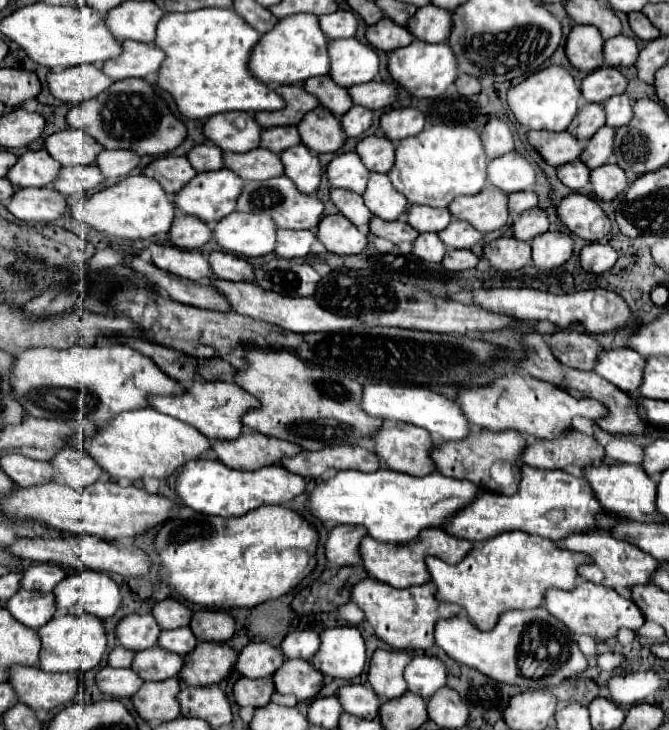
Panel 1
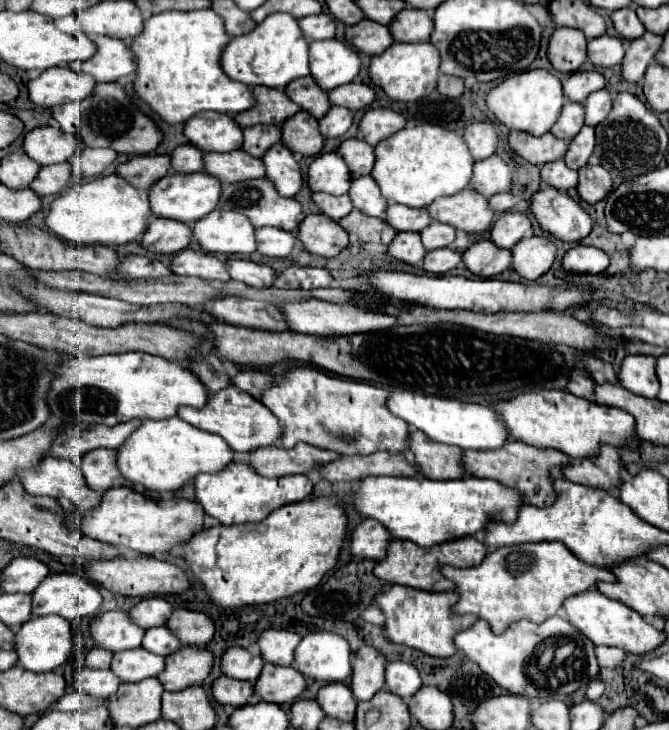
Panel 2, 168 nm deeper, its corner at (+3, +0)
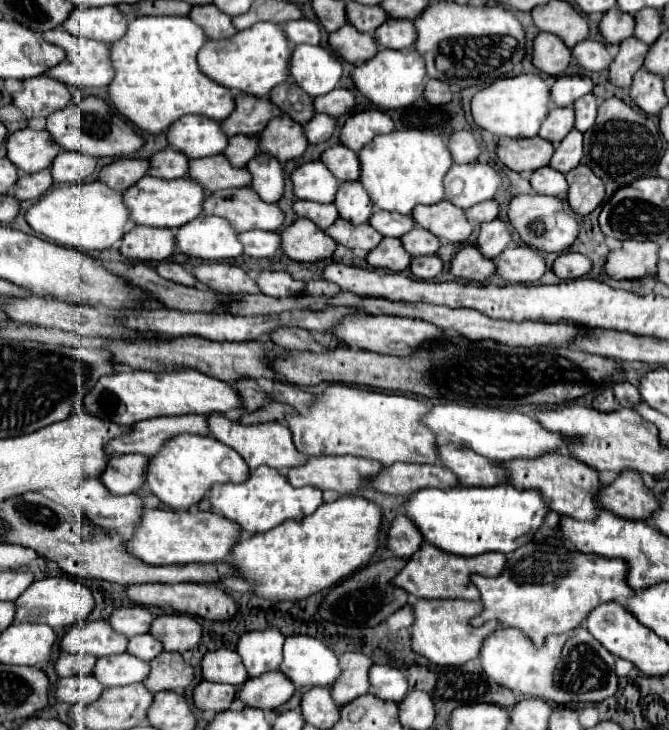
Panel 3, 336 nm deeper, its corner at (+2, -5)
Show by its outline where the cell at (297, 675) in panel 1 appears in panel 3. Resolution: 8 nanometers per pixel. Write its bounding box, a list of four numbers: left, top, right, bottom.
[239,671,295,709]

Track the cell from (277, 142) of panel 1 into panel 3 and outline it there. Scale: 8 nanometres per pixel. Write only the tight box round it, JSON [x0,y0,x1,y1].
[225,135,259,167]

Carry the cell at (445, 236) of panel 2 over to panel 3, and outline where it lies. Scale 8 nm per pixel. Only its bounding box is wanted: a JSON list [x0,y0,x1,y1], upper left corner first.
[401,229,441,257]

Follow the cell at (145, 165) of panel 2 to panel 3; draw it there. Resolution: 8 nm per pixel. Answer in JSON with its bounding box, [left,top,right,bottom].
[99,159,149,191]

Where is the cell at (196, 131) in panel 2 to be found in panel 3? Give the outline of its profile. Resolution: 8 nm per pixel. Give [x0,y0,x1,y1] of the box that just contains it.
[167,117,229,159]

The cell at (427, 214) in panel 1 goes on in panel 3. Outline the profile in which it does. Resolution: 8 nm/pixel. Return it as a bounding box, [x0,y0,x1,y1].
[369,211,417,237]

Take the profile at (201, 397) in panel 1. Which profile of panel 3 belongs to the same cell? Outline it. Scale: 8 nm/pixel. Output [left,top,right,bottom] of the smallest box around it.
[207,413,307,469]

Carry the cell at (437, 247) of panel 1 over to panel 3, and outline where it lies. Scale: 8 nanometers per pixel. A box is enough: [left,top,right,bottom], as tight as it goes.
[367,237,411,271]

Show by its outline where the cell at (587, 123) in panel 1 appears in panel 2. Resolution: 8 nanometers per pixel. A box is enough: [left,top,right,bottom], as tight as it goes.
[550,102,584,140]

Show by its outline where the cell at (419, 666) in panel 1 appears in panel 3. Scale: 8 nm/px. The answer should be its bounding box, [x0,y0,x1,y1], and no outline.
[369,665,409,703]

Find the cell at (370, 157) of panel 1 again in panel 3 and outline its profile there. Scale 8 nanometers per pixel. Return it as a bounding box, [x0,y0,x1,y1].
[321,145,361,181]

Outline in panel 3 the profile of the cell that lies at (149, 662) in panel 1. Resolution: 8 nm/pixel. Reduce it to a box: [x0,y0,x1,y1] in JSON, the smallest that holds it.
[93,653,149,687]

